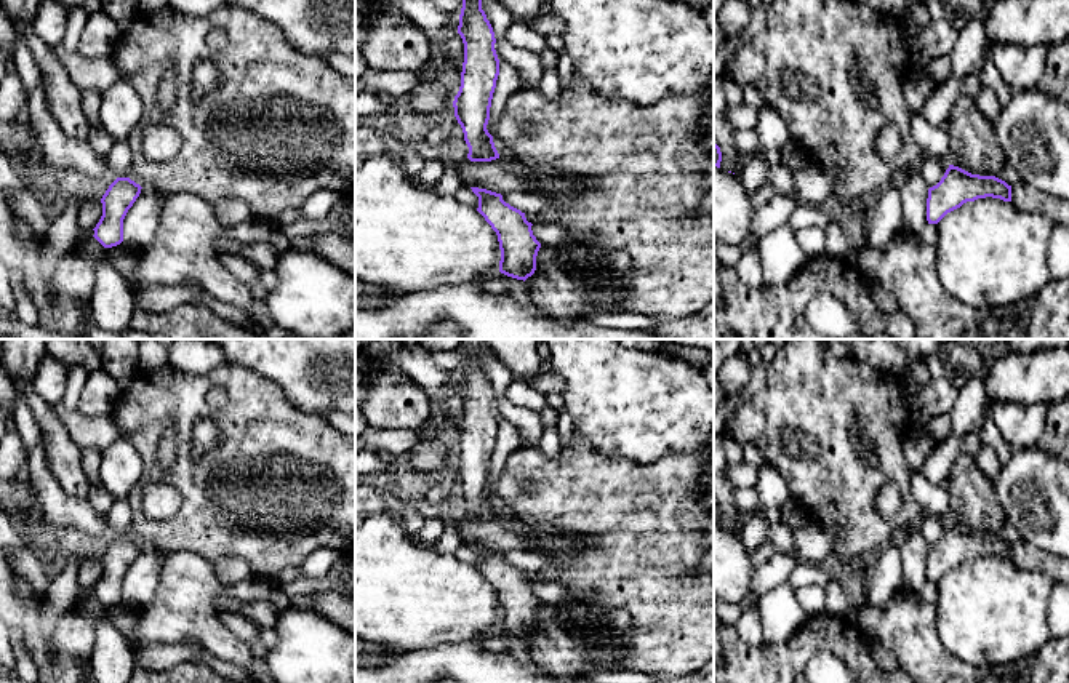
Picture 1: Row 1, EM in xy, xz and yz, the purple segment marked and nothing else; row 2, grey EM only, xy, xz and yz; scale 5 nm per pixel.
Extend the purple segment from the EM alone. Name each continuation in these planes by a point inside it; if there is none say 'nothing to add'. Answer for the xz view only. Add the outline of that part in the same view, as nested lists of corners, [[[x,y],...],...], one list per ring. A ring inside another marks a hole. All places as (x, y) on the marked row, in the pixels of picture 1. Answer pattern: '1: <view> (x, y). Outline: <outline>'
nothing to add

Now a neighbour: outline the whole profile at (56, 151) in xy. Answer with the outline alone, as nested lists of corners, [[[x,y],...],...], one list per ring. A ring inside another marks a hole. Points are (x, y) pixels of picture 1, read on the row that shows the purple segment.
[[[42,75],[38,86],[30,93],[27,102],[27,125],[35,133],[37,163],[42,170],[74,170],[85,176],[101,176],[109,171],[104,157],[99,157],[88,139],[69,138],[56,123],[45,96],[46,80]]]

